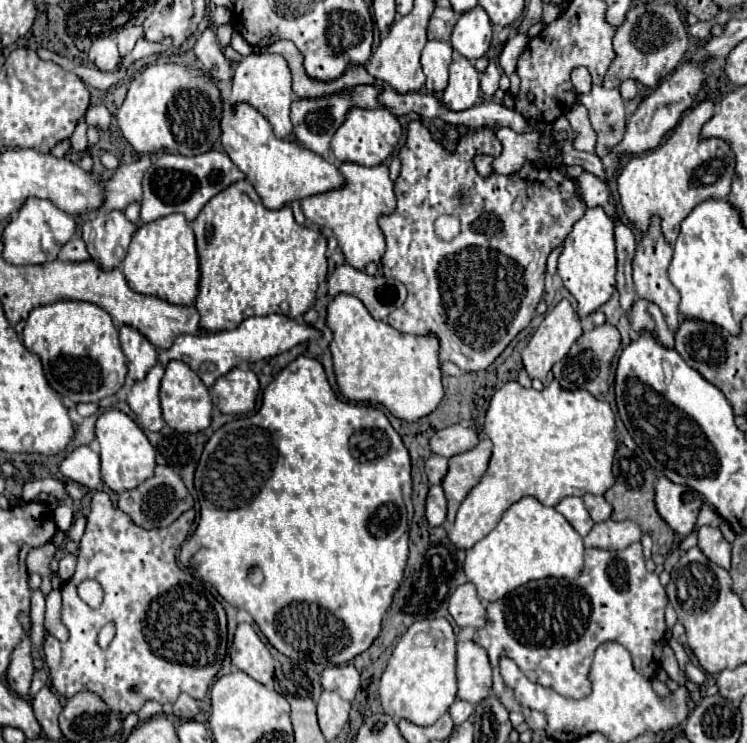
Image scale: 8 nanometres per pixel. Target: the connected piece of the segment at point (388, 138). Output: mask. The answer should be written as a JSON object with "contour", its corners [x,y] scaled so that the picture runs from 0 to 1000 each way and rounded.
{"contour":[[[469,147],[463,163],[450,176],[442,201],[444,201],[447,214],[455,219],[471,217],[479,222],[501,225],[501,222],[514,219],[522,211],[535,182],[538,182],[538,171],[525,149],[519,147]]]}

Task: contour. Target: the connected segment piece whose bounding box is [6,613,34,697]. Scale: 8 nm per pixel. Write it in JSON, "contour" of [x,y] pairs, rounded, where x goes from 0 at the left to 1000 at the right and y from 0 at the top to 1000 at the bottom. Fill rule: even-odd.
{"contour":[[[27,825],[27,838],[32,841],[32,863],[19,873],[13,884],[13,895],[8,900],[8,917],[11,922],[27,935],[35,938],[46,906],[46,887],[43,887],[43,871],[40,871],[40,852],[43,852],[43,833],[40,825]]]}

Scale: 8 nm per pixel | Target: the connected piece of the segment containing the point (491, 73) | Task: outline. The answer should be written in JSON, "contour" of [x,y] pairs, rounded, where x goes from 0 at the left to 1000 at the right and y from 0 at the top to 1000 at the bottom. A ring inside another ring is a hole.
{"contour":[[[656,85],[653,93],[643,104],[643,120],[645,120],[645,125],[659,131],[661,122],[667,120],[667,109],[669,109],[669,96],[667,96],[664,85]]]}

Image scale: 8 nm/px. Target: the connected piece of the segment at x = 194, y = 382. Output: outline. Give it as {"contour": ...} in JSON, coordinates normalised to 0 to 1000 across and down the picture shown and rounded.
{"contour":[[[225,486],[225,491],[220,494],[220,507],[214,518],[214,545],[217,545],[217,561],[230,577],[265,583],[281,572],[284,561],[281,529],[276,518],[268,513],[268,507],[244,486]]]}

